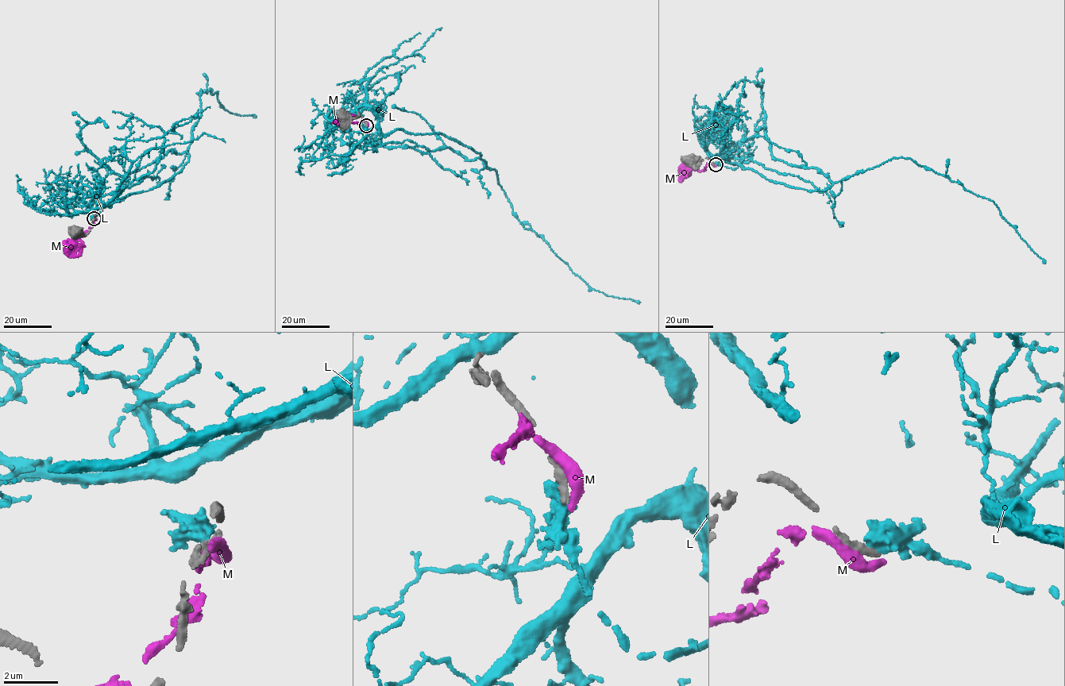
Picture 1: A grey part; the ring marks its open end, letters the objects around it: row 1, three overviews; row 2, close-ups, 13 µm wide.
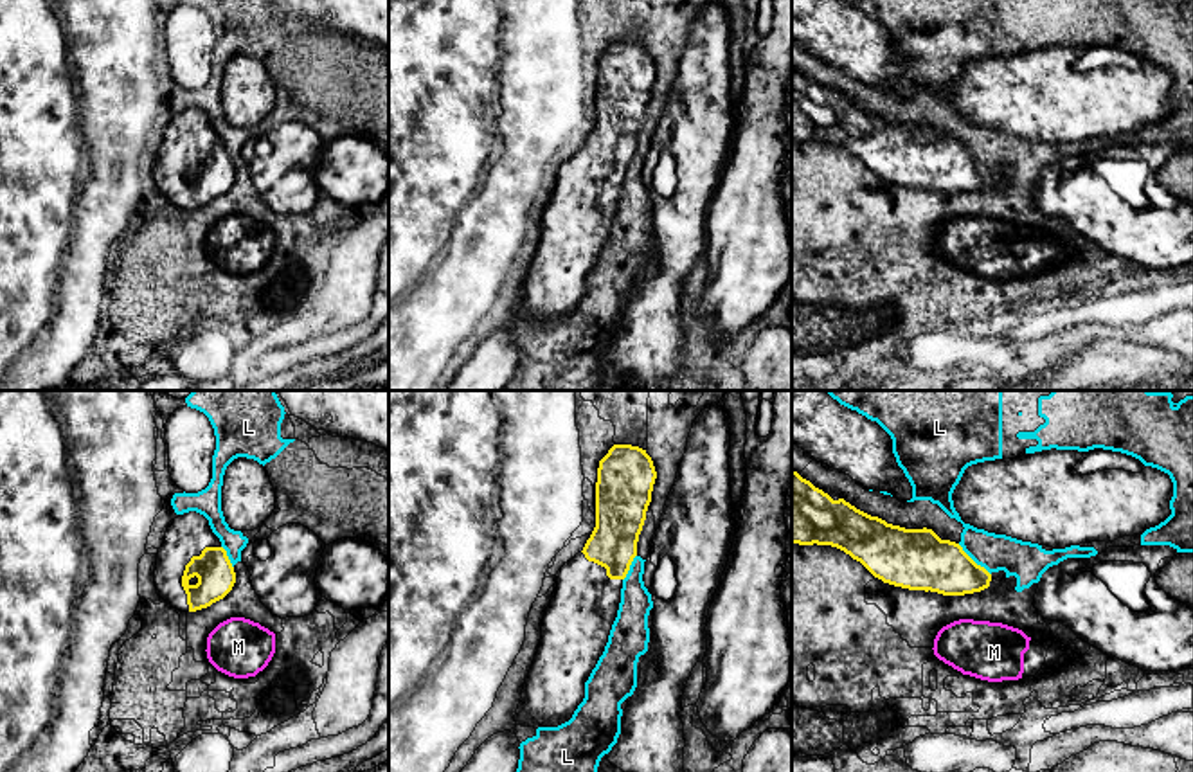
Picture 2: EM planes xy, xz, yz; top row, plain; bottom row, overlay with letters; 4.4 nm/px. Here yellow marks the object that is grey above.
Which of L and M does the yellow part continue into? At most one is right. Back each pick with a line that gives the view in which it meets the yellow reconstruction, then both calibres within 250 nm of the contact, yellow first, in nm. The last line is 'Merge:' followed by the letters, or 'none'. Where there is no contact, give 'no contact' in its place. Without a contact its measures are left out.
Merge: none

